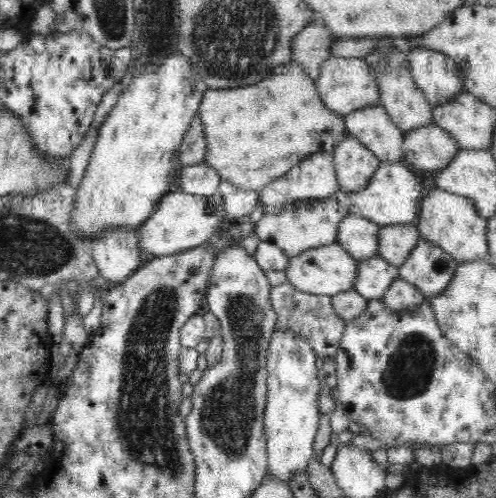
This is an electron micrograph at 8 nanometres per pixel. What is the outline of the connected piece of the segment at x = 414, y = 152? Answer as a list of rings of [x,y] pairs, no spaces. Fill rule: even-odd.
[[[430,125],[410,129],[403,138],[402,161],[420,170],[444,168],[460,150],[457,142],[446,130]]]

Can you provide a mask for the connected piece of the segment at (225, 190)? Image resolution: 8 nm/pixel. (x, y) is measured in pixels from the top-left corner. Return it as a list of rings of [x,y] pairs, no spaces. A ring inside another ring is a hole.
[[[221,180],[218,187],[218,200],[221,204],[221,212],[229,224],[235,220],[247,219],[255,204],[259,202],[259,191],[242,190],[231,182]]]

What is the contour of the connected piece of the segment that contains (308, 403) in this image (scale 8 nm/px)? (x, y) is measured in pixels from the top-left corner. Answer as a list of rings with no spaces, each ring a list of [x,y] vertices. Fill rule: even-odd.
[[[290,330],[273,333],[267,357],[267,404],[265,408],[264,430],[268,457],[268,474],[283,482],[290,482],[298,473],[305,472],[313,460],[312,443],[320,422],[319,394],[324,390],[317,371],[317,357],[312,346],[300,335]]]

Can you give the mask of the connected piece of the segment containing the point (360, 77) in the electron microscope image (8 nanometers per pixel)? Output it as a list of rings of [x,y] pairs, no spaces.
[[[331,56],[327,58],[321,64],[315,87],[324,106],[342,117],[353,111],[381,104],[377,82],[373,79],[373,74],[370,74],[369,66],[363,57],[338,58]]]

